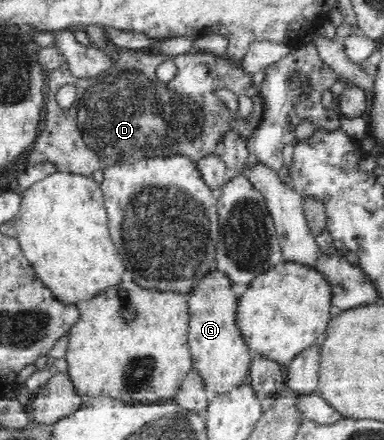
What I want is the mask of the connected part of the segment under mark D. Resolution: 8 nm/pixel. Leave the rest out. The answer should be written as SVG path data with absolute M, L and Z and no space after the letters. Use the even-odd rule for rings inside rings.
M120 50L109 54L115 60L115 66L95 78L77 78L68 64L49 71L45 87L45 118L31 156L27 158L28 164L39 166L48 163L59 172L89 177L96 170L114 164L175 153L183 153L197 162L215 152L229 129L249 138L261 124L265 103L259 88L253 86L253 75L245 68L233 68L219 86L232 93L235 103L239 96L247 96L253 102L248 116L235 114L235 118L231 118L229 108L215 94L217 55L193 52L171 57L150 50ZM166 59L173 60L177 67L176 75L169 82L161 81L155 75L156 67ZM65 84L73 84L77 88L76 99L68 109L61 108L55 100Z

